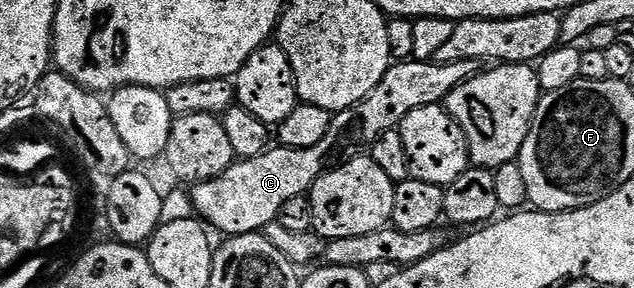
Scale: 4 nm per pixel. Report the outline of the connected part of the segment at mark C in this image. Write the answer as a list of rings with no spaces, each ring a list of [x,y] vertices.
[[[409,58],[405,64],[393,63],[384,81],[365,100],[345,112],[335,113],[334,130],[328,132],[318,146],[272,146],[258,157],[237,159],[218,179],[197,183],[193,187],[196,189],[191,189],[193,209],[209,225],[217,224],[226,232],[224,234],[233,230],[241,234],[264,229],[262,227],[279,217],[282,206],[286,206],[290,198],[303,196],[311,189],[312,183],[326,170],[328,155],[335,150],[339,140],[344,148],[367,149],[383,132],[399,126],[410,110],[447,101],[449,94],[474,72],[473,65],[467,60],[440,63],[415,58]]]

